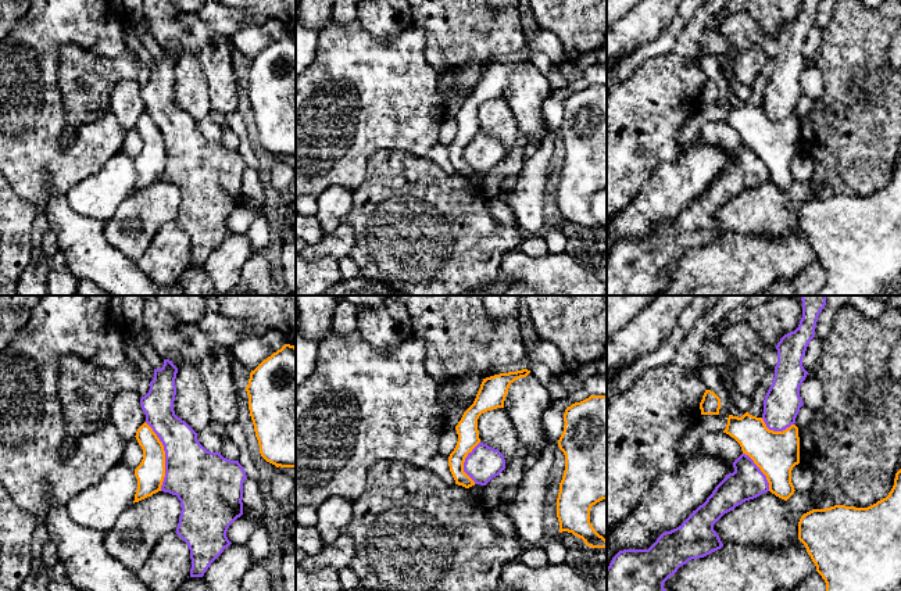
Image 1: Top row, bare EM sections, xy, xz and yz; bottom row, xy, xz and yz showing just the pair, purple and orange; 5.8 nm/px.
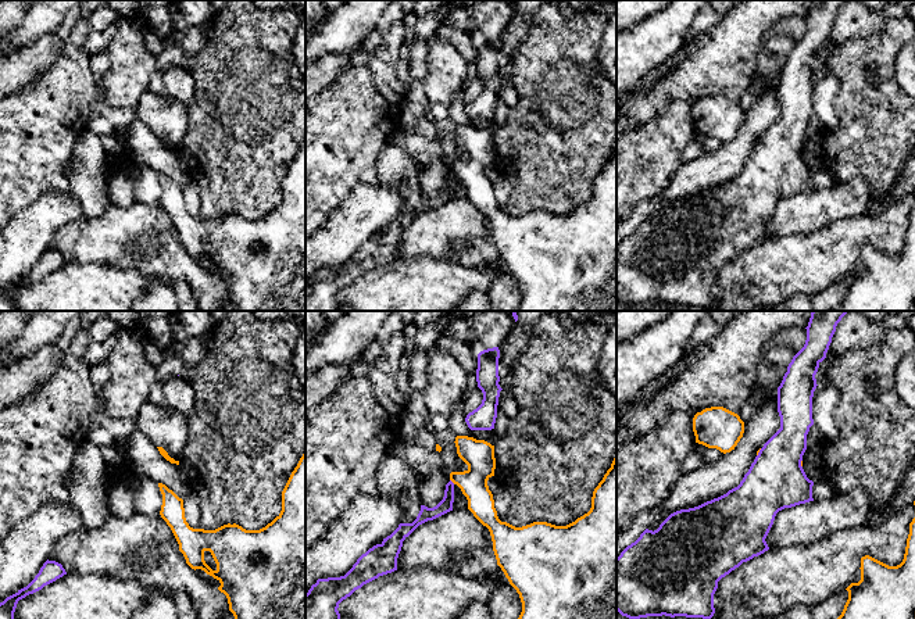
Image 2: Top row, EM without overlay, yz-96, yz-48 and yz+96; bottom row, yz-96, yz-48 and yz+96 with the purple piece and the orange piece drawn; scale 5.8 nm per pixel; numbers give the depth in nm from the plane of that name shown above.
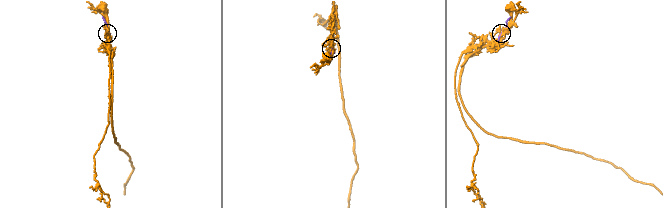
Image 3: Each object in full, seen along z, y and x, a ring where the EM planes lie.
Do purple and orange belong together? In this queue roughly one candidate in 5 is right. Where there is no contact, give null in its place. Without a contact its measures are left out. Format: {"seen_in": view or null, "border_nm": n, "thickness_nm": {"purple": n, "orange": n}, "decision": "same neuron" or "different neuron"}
{"seen_in": "xy", "border_nm": 420, "thickness_nm": {"purple": 340, "orange": 170}, "decision": "different neuron"}

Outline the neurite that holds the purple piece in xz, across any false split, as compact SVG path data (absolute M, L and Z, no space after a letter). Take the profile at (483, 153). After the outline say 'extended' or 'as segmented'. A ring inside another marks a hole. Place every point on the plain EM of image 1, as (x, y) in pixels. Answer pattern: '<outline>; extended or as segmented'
M479 132L465 147L464 161L475 173L486 175L505 158L504 144L487 133Z; as segmented

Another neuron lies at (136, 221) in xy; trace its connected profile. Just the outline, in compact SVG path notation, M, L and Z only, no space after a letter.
M164 180L132 193L104 222L107 241L132 261L139 259L158 229L176 221L180 200L178 186Z

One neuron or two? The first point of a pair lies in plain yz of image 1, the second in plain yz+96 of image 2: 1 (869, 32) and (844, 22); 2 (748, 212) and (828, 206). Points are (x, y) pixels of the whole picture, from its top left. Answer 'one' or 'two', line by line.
1: two
2: one

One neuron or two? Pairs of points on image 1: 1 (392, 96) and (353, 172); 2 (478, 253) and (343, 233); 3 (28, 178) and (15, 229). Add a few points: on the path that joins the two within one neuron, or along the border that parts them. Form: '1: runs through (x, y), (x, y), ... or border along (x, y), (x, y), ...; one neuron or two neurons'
1: runs through (372, 115), (357, 131), (353, 153); one neuron
2: border along (346, 221), (354, 233), (354, 247), (350, 255); two neurons
3: border along (14, 190), (40, 210); two neurons

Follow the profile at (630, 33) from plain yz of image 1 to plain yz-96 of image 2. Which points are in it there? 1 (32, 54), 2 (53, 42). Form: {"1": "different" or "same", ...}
{"1": "different", "2": "different"}

